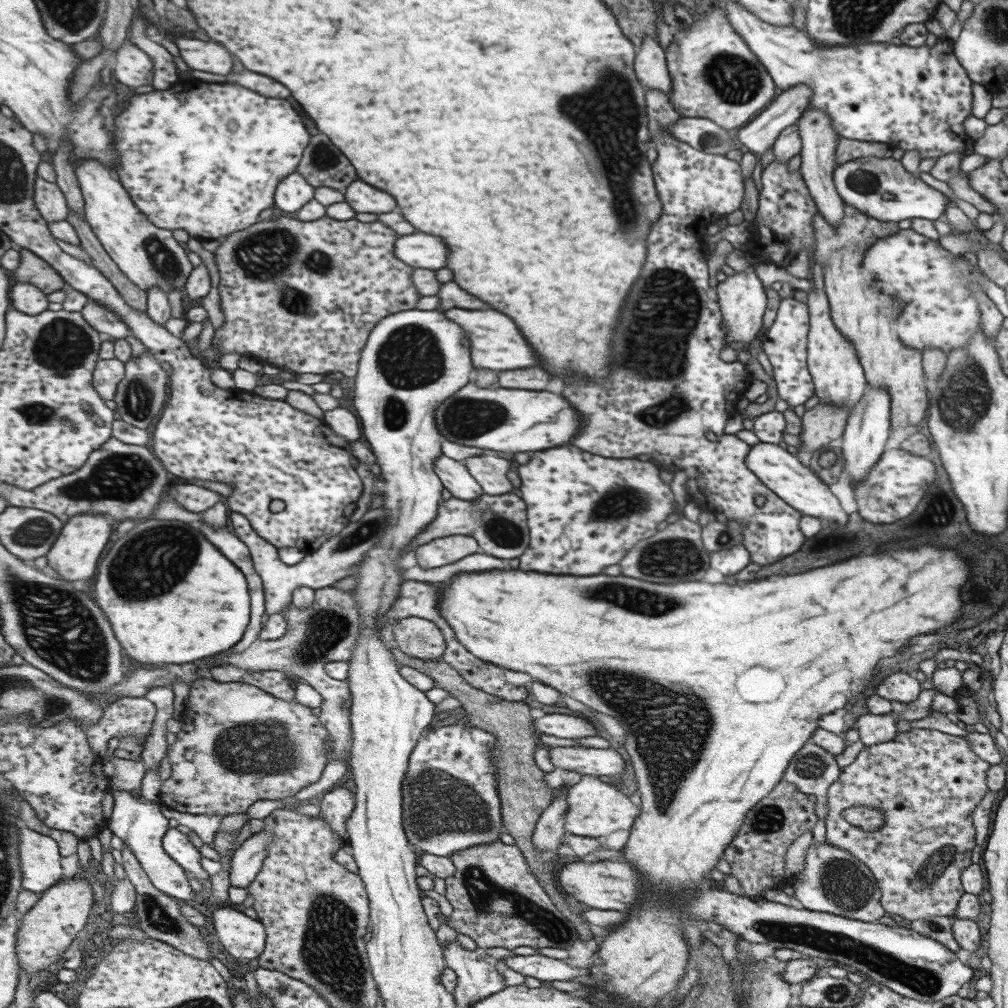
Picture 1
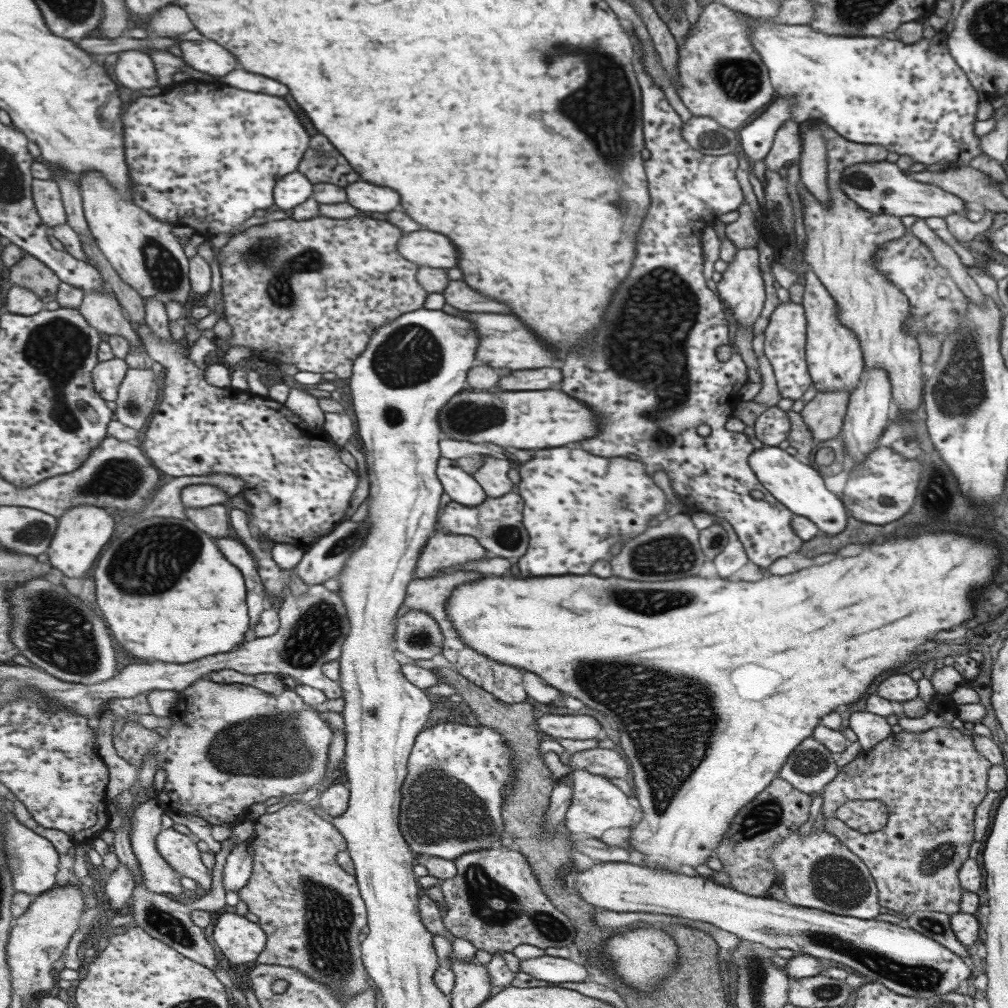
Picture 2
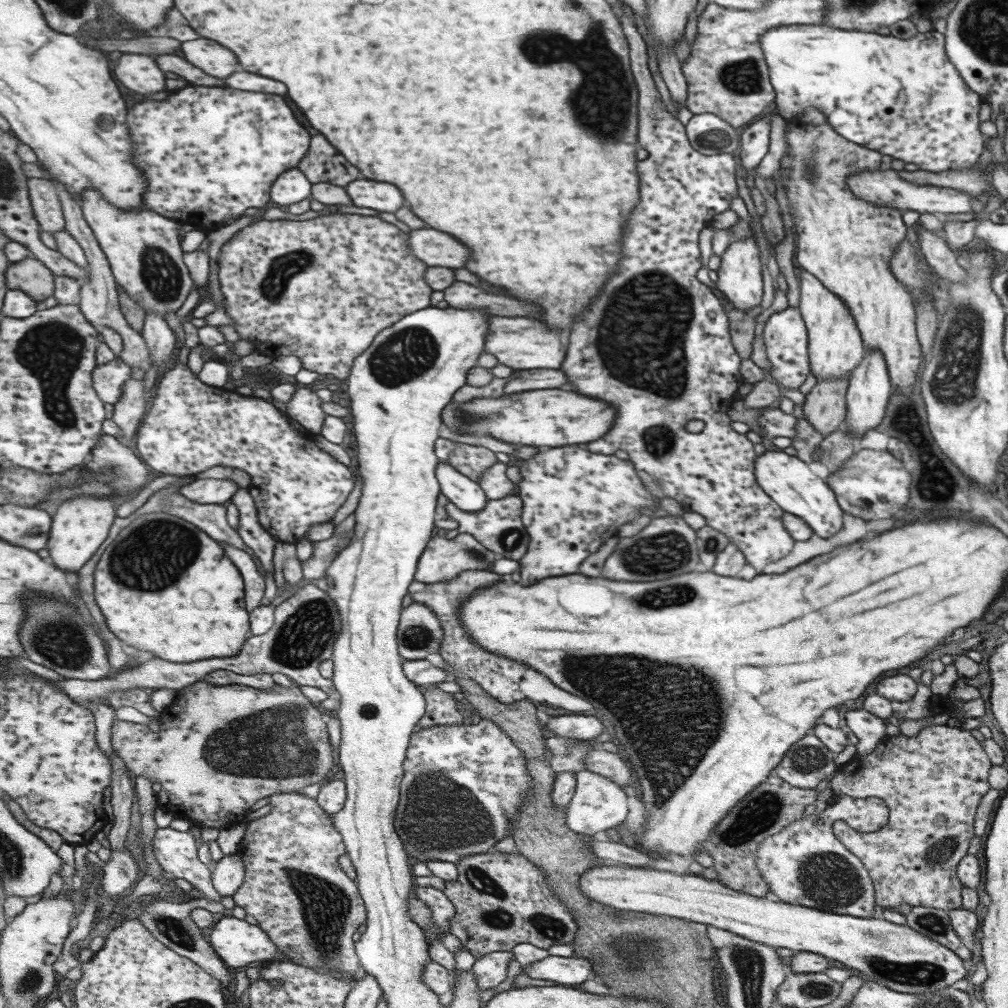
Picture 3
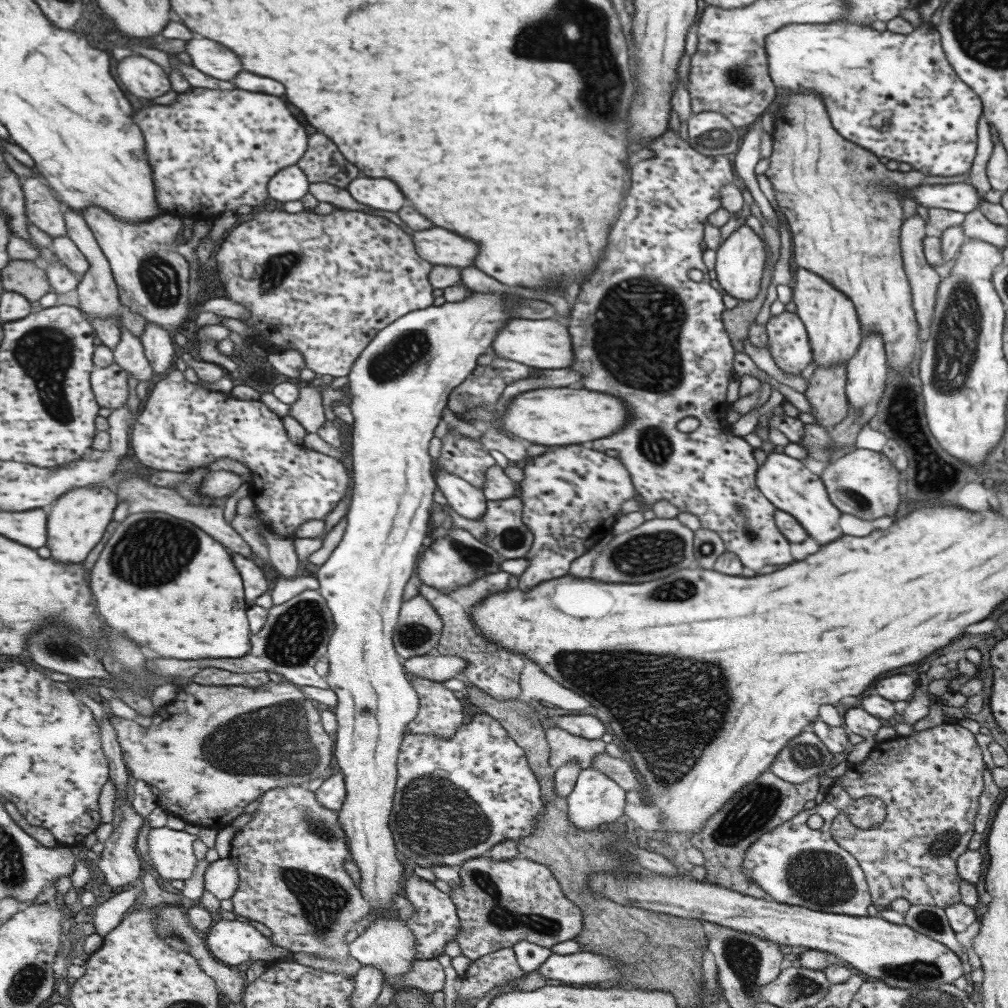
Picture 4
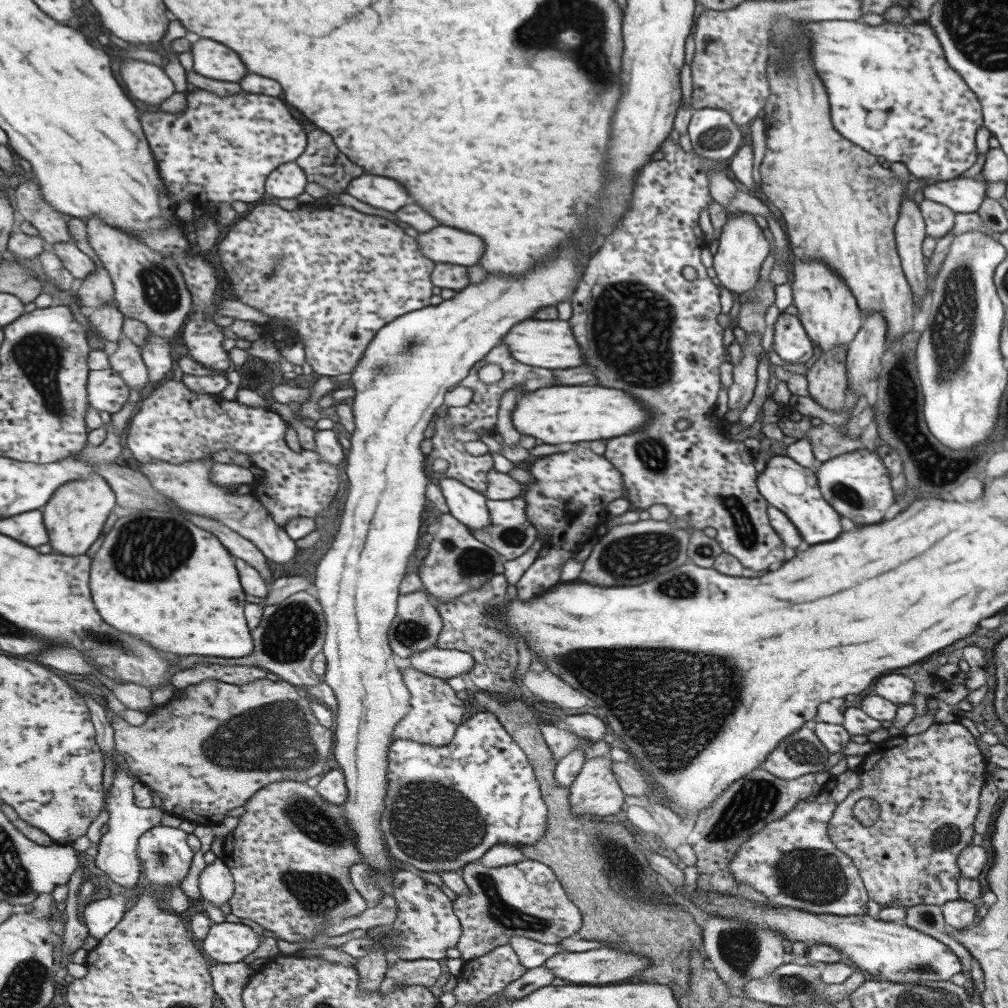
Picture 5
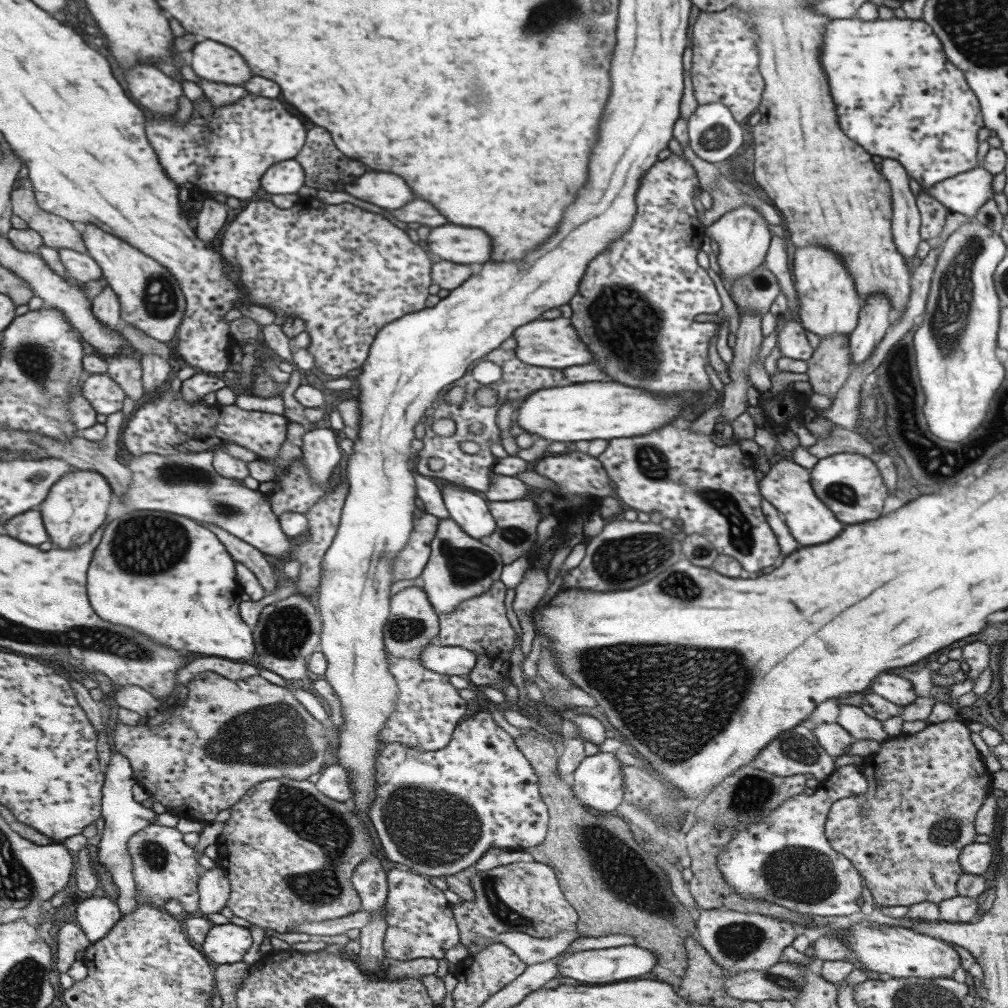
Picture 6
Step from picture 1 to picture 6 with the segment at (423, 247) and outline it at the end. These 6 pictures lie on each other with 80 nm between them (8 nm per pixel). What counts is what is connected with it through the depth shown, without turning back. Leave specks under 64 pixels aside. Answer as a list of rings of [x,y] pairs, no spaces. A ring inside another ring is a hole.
[[[445,224],[431,229],[425,238],[425,244],[427,250],[439,260],[457,264],[478,267],[491,256],[491,244],[485,232],[455,224]]]

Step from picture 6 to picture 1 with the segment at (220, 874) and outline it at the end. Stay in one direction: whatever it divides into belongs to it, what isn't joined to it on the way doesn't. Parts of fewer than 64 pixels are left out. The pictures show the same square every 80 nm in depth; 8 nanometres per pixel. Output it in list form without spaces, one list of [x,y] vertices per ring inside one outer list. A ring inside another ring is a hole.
[[[269,831],[253,834],[245,840],[232,855],[230,881],[232,886],[247,889],[257,878],[258,872],[264,868],[270,846],[276,836]]]

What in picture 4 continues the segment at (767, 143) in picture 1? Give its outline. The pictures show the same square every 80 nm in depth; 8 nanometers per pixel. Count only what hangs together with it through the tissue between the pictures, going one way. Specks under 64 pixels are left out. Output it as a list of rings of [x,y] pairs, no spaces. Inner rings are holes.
[[[755,124],[754,127],[747,129],[745,138],[741,141],[741,150],[738,150],[737,154],[733,155],[733,166],[736,167],[738,180],[743,180],[748,189],[752,197],[751,201],[757,204],[762,216],[778,232],[775,212],[763,193],[759,191],[757,181],[755,180],[756,165],[760,162],[759,142],[761,142],[761,131],[759,124]]]

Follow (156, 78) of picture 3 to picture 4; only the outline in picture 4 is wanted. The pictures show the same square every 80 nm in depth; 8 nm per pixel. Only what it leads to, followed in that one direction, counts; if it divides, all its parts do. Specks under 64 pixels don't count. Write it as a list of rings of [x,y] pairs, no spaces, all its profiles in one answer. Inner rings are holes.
[[[138,54],[125,57],[117,66],[118,77],[133,95],[143,99],[154,99],[171,90],[169,75],[153,60]]]

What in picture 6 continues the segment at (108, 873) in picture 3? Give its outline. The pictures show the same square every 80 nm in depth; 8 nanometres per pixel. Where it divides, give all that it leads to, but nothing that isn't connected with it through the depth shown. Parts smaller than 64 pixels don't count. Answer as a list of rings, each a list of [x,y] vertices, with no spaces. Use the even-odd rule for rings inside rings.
[[[120,752],[111,755],[106,771],[105,784],[103,787],[104,797],[102,804],[102,818],[105,820],[104,831],[101,833],[101,841],[98,847],[98,859],[100,864],[110,872],[113,883],[119,888],[119,897],[116,901],[125,915],[135,912],[140,905],[141,899],[136,880],[133,858],[129,854],[129,841],[134,834],[151,826],[157,820],[157,812],[151,808],[145,808],[134,797],[134,786],[137,784],[134,770],[130,760]]]

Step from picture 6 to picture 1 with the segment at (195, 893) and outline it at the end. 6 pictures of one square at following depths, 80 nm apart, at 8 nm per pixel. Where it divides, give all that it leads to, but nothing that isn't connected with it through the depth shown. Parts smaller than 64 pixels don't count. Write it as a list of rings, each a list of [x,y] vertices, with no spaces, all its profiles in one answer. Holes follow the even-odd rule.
[[[176,827],[171,828],[164,838],[165,850],[171,858],[183,867],[191,877],[209,878],[209,874],[201,866],[201,852],[195,848],[189,840],[189,836],[183,834]]]

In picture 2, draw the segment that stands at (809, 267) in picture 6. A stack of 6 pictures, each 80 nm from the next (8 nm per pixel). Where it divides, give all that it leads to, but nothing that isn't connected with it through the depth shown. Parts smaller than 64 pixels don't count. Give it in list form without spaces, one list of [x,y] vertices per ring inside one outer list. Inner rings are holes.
[[[812,270],[805,272],[804,291],[800,305],[806,318],[806,339],[804,357],[808,376],[816,392],[844,389],[848,394],[860,382],[865,369],[855,331],[844,326],[837,317],[835,299],[828,293],[819,276]]]

